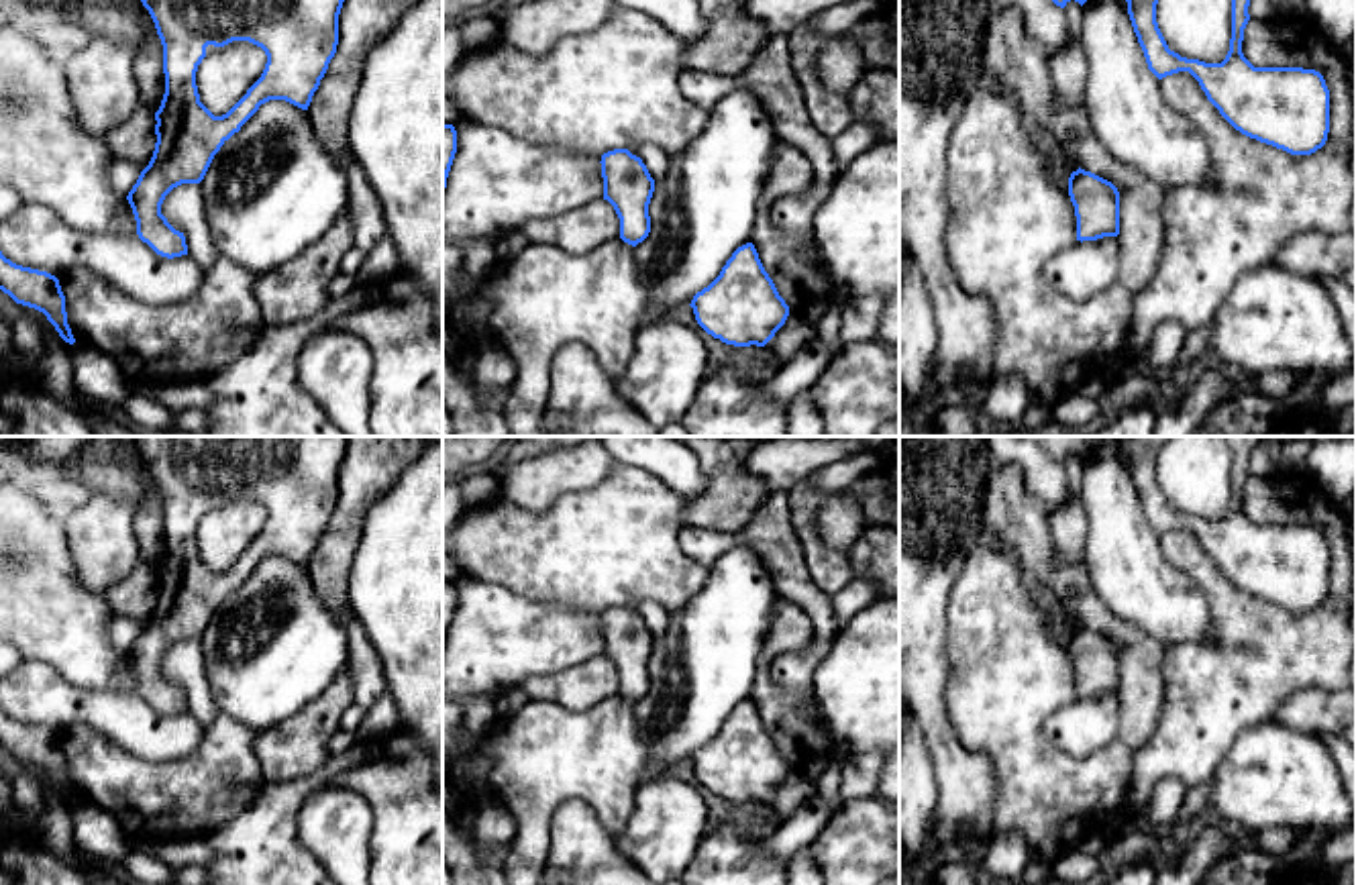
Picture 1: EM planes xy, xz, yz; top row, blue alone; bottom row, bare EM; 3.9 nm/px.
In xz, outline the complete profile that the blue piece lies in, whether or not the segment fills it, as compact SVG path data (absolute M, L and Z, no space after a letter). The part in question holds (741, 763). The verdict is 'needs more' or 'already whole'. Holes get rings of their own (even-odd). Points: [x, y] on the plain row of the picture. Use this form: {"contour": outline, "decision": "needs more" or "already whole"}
{"contour": "M752 699L738 704L689 763L708 791L734 803L765 803L789 773Z", "decision": "already whole"}

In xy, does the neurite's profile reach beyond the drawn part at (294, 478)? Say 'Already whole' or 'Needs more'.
Already whole

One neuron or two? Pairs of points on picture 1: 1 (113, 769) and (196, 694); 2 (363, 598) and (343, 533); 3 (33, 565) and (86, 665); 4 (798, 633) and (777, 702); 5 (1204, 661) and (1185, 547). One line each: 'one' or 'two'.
1: two
2: two
3: one
4: one
5: one

